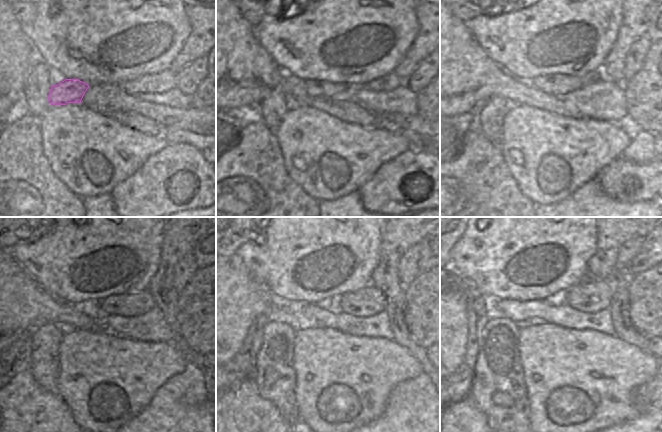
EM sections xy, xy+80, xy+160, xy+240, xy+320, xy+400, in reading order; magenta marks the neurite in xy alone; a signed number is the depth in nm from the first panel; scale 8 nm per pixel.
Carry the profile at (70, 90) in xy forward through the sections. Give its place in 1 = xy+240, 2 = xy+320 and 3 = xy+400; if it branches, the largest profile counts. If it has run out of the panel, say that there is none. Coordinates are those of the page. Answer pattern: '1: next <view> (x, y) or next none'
1: next xy+240 (128, 305)
2: next xy+320 (368, 301)
3: next xy+400 (593, 297)

